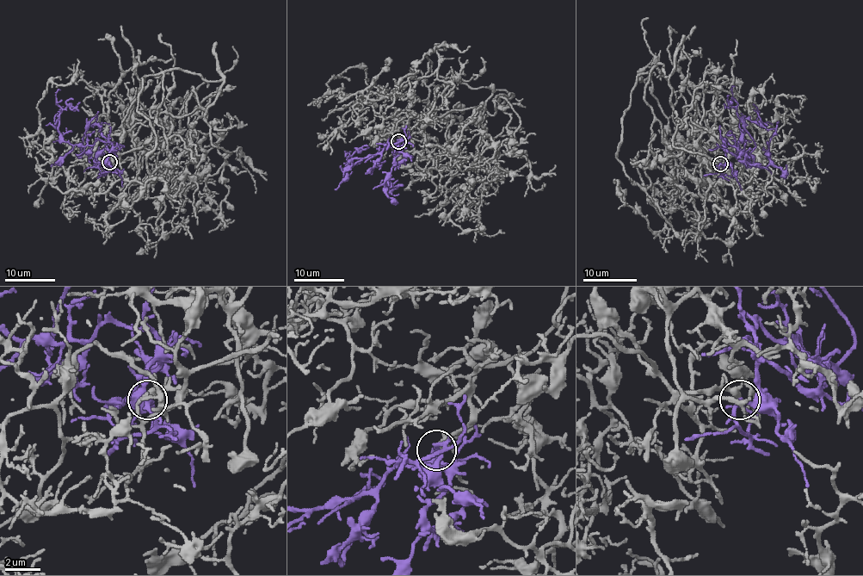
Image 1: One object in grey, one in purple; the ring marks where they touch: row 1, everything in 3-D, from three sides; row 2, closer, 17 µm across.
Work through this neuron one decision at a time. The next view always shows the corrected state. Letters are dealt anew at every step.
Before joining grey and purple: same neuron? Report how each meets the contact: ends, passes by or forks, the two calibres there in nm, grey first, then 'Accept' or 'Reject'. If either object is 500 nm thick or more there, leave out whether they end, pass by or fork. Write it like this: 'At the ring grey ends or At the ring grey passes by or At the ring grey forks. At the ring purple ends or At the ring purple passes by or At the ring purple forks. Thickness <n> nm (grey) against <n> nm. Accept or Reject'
At the ring grey forks. At the ring purple passes by. Thickness 240 nm (grey) against 200 nm. Accept

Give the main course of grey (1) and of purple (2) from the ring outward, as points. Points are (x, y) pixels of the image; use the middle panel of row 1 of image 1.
1: (397, 141), (451, 77), (427, 58), (445, 47), (435, 70), (379, 99), (325, 84), (356, 66), (366, 80)
2: (397, 141), (399, 146), (386, 146), (380, 152), (365, 157), (347, 158), (349, 157), (344, 152), (349, 155)

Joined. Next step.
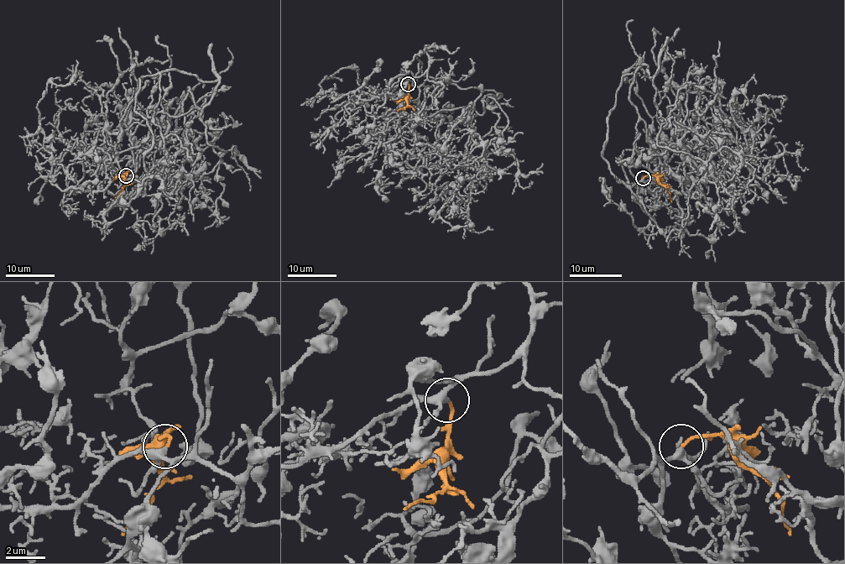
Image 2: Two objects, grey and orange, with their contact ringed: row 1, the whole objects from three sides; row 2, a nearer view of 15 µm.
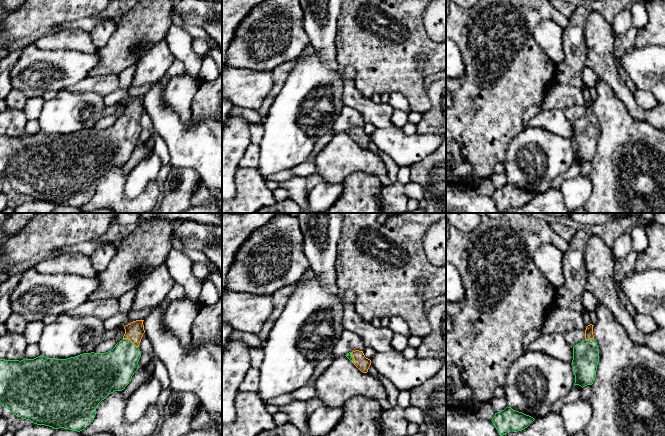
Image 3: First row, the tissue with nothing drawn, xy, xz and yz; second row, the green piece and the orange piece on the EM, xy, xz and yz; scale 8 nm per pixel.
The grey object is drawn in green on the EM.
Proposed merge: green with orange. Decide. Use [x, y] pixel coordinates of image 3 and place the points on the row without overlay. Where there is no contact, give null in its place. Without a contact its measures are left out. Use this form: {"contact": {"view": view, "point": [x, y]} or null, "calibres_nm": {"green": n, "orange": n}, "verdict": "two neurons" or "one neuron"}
{"contact": {"view": "xy", "point": [129, 116]}, "calibres_nm": {"green": 300, "orange": 150}, "verdict": "one neuron"}

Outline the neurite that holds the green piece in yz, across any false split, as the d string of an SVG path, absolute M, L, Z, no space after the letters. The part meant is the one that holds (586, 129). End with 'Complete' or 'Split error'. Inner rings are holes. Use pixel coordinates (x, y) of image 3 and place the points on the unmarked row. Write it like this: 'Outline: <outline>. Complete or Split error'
Outline: M592 100L585 106L585 116L573 123L573 149L575 151L575 161L582 164L592 161L596 153L597 141L599 138L599 125L594 116Z. Split error

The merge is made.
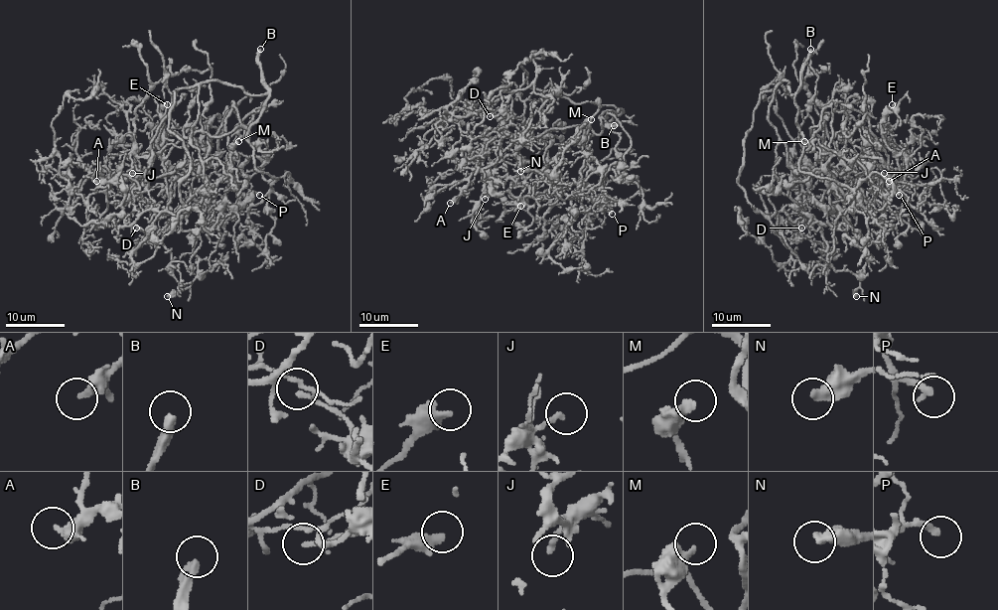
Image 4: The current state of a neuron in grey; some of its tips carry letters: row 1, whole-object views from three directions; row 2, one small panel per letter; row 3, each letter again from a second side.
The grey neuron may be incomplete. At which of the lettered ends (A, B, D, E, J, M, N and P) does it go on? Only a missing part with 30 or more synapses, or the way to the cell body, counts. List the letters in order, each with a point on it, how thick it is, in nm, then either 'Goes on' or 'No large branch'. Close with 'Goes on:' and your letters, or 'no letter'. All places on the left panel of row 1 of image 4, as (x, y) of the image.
A: Place: (96, 181). Thickness 360 nm. No large branch
B: Place: (260, 49). Thickness 320 nm. Goes on
D: Place: (136, 228). Thickness 120 nm. No large branch
E: Place: (167, 104). Thickness 400 nm. No large branch
J: Place: (132, 173). Thickness 190 nm. No large branch
M: Place: (238, 141). Thickness 240 nm. No large branch
N: Place: (167, 296). Thickness 480 nm. No large branch
P: Place: (259, 195). Thickness 260 nm. Goes on
Goes on: B, P

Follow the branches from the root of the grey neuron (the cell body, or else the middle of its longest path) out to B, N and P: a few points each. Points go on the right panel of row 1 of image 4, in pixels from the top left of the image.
B: (764, 91), (786, 80), (789, 94), (792, 94), (800, 85), (800, 73), (810, 49)
N: (764, 91), (788, 82), (803, 138), (798, 170), (835, 180), (859, 204), (841, 213), (868, 255), (856, 296)
P: (764, 91), (786, 80), (794, 94), (800, 171), (846, 186), (847, 201), (873, 216), (892, 193), (899, 195)

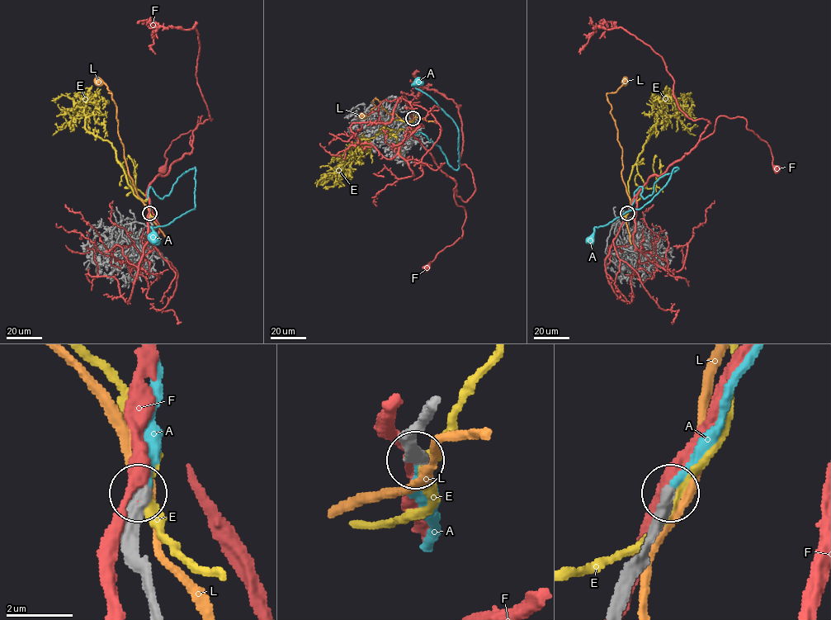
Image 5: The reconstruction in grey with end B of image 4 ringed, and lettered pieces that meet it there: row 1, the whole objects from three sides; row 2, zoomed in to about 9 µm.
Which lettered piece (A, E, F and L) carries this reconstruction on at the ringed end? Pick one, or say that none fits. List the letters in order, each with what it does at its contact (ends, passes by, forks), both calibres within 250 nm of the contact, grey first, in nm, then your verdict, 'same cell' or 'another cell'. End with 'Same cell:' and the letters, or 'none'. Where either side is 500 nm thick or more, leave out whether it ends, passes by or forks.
A: it ends there; 380 nm thick on the grey side, 240 nm on the other; same cell
E: it passes by; 400 nm thick on the grey side, 300 nm on the other; another cell
F: it passes by; 460 nm thick on the grey side, 360 nm on the other; another cell
L: it passes by; 400 nm thick on the grey side, 280 nm on the other; another cell
Same cell: A

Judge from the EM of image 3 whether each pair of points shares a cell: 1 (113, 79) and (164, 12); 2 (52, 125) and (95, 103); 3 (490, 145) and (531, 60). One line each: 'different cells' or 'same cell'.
1: different cells
2: same cell
3: same cell

